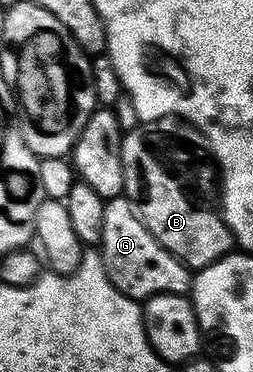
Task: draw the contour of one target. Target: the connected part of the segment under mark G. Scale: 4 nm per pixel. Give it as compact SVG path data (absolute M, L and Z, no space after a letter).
M123 194L115 196L113 200L105 203L104 209L106 214L102 217L102 242L98 245L98 251L110 282L123 296L143 302L154 294L184 294L191 289L193 273L181 260L174 258L174 254L167 252L154 238L154 234L150 234L150 230L146 230L146 226L136 215L136 207L129 202L127 196Z

